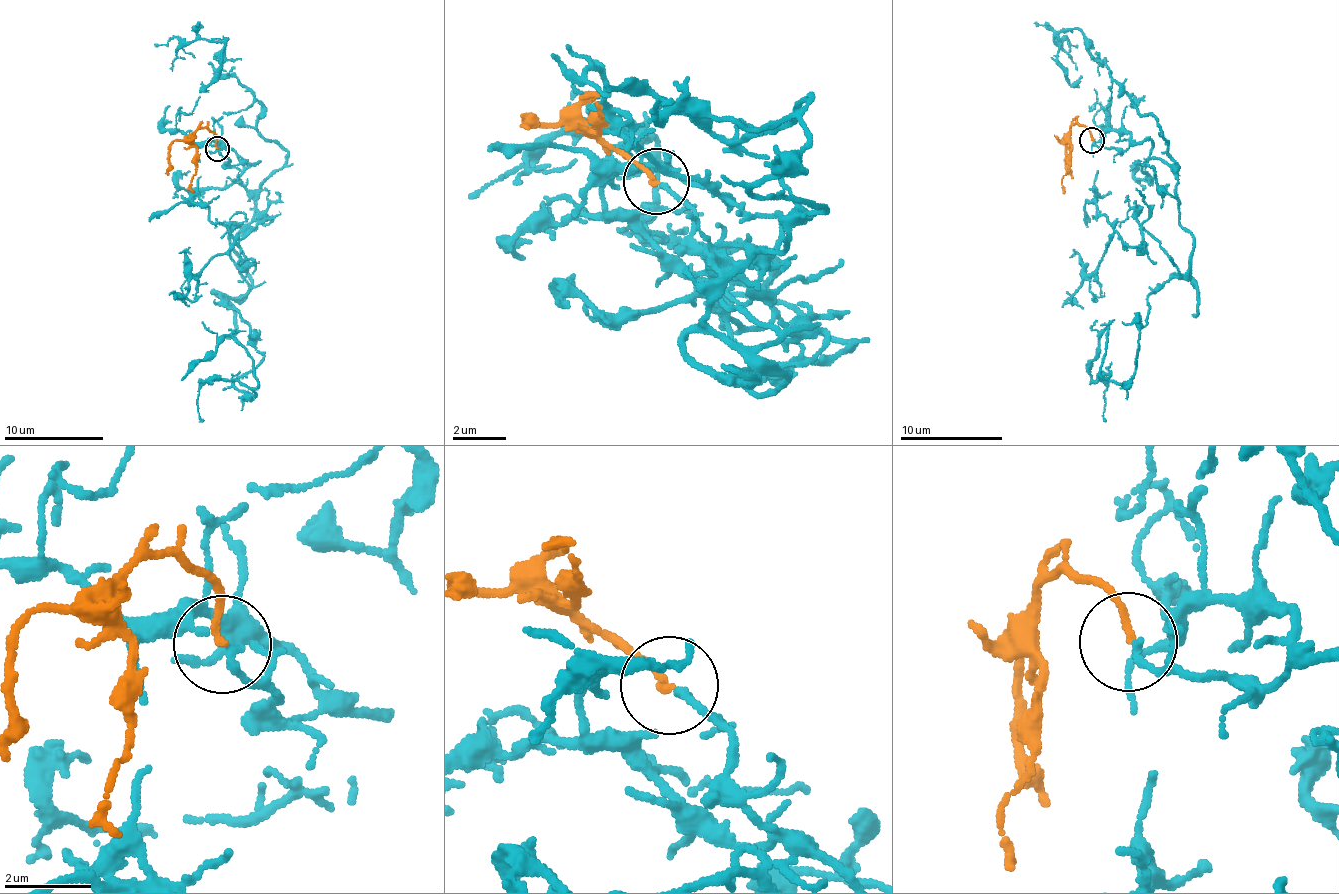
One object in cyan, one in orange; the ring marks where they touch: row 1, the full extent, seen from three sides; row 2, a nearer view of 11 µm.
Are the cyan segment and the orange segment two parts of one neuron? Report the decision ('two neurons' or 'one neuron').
one neuron

